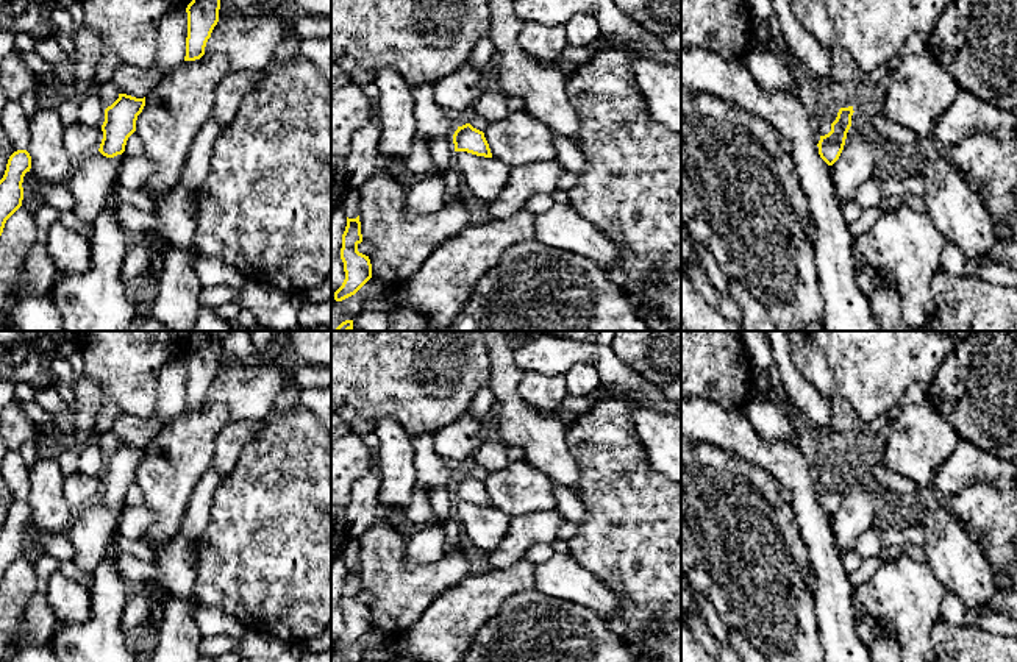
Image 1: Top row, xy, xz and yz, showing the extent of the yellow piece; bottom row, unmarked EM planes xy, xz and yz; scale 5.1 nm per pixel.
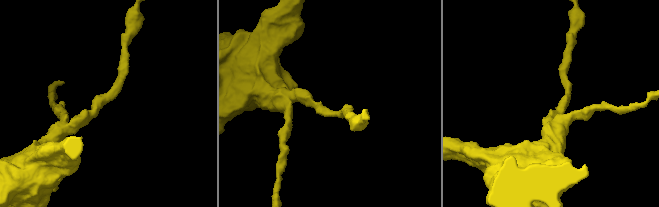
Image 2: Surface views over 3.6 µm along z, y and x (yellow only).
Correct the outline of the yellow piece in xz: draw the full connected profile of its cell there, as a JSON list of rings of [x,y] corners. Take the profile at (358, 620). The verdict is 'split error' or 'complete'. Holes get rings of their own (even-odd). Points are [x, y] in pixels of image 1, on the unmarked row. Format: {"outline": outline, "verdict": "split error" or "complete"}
{"outline": [[[359,565],[356,568],[347,567],[347,576],[342,584],[341,609],[344,612],[345,629],[334,642],[334,650],[342,651],[355,645],[370,628],[372,614],[369,606],[358,601],[362,592]]], "verdict": "complete"}

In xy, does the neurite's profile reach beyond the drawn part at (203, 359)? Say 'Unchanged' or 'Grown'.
Unchanged

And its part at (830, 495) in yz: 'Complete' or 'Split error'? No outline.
Complete

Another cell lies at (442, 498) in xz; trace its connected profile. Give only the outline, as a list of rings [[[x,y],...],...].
[[[453,486],[437,487],[431,490],[428,496],[434,512],[433,523],[444,526],[450,518],[455,517]]]

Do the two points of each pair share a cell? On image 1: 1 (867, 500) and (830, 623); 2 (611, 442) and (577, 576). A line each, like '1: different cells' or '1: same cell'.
1: different cells
2: different cells

